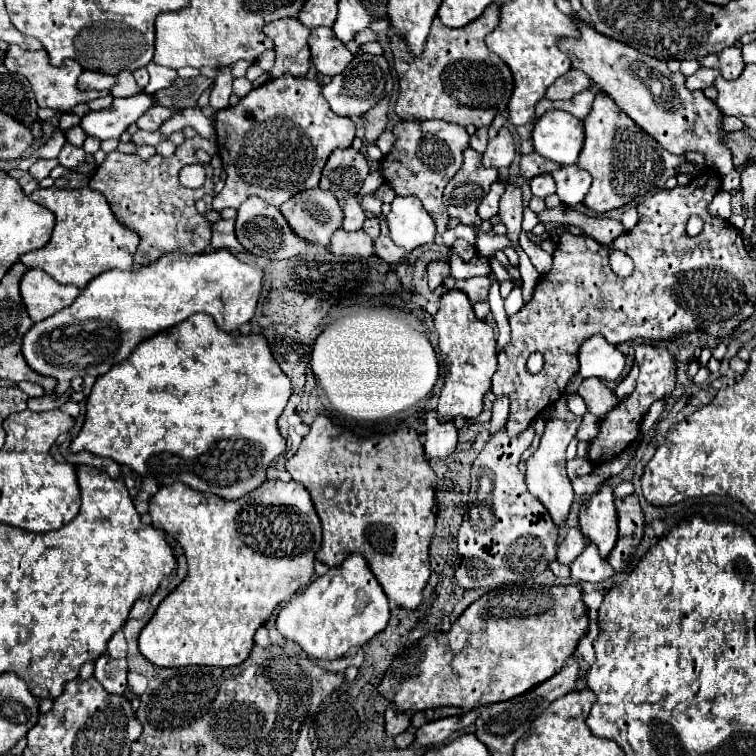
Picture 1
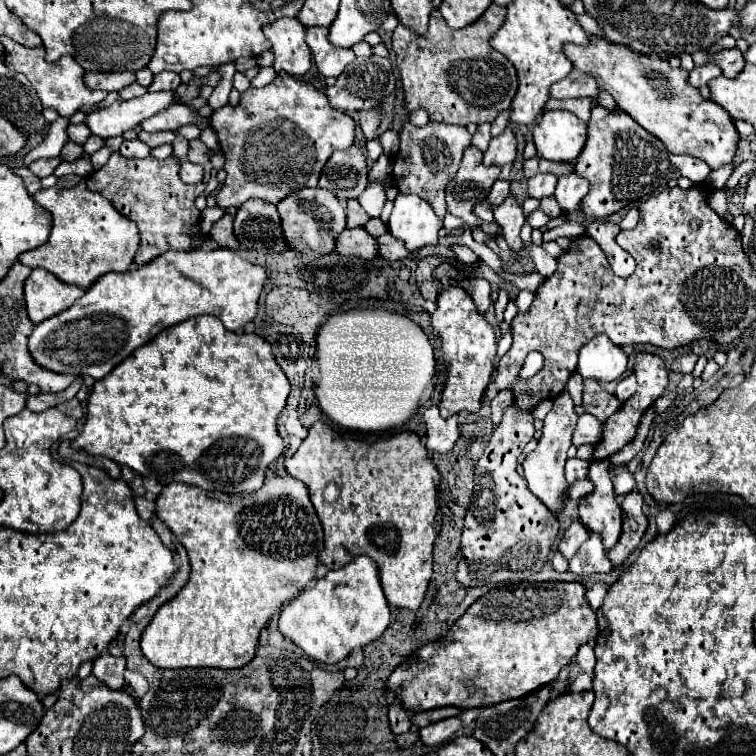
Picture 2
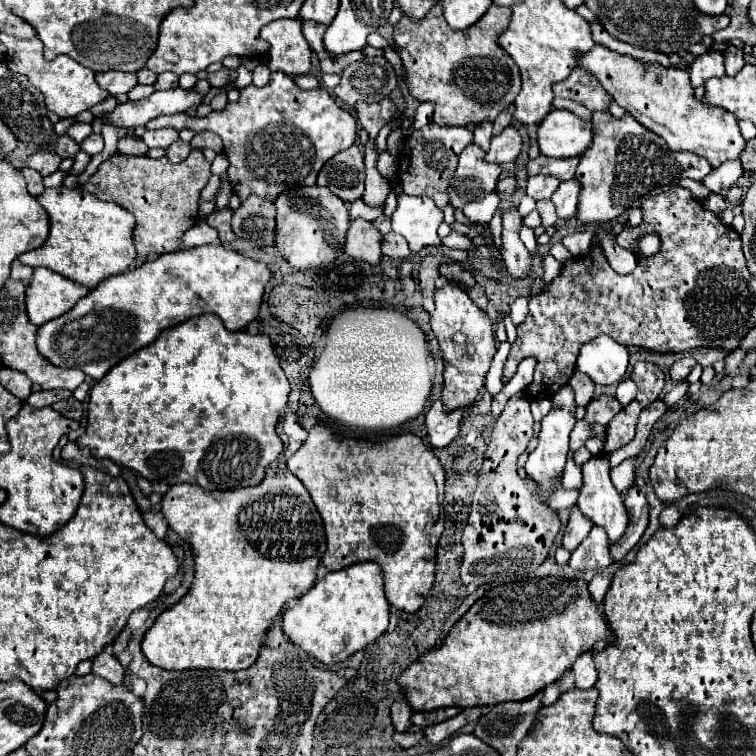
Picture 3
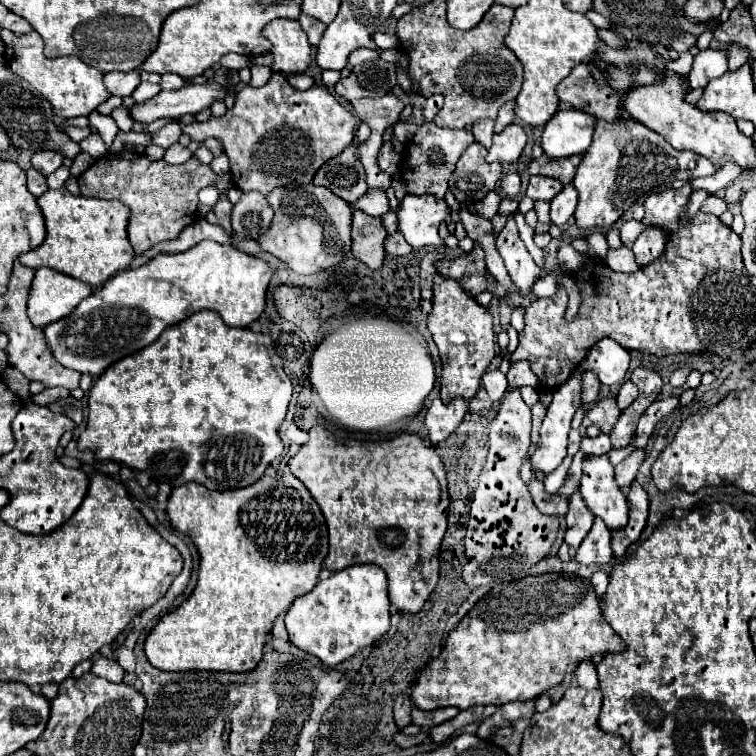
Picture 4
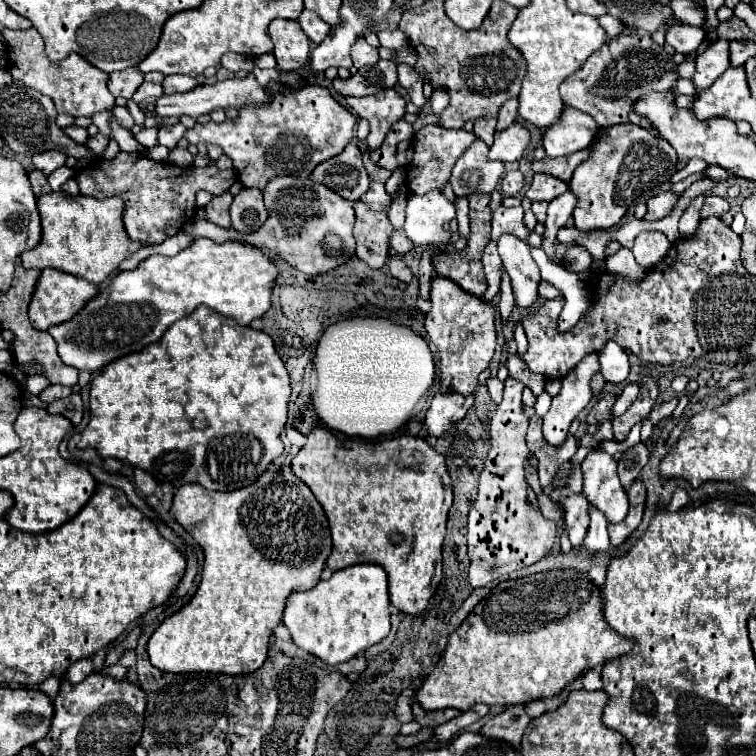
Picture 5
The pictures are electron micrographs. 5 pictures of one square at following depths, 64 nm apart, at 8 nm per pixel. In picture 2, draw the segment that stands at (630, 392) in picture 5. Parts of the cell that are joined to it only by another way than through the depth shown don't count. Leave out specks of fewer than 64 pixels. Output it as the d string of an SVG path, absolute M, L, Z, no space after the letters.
M630 374L628 378L620 380L616 386L616 398L620 402L626 402L634 392L636 392L636 374Z

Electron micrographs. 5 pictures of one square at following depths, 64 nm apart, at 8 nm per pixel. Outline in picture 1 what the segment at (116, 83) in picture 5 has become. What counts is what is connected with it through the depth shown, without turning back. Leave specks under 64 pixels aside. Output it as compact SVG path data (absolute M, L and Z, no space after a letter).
M84 70L84 72L80 74L78 88L80 88L80 90L110 90L114 82L116 82L116 76L108 76L108 74Z

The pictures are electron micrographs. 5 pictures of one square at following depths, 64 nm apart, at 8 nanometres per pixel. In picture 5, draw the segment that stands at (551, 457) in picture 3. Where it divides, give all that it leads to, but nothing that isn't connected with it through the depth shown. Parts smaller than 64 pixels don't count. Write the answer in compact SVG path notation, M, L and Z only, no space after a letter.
M588 354L580 364L562 378L562 390L554 396L548 414L544 416L544 438L550 446L560 448L568 436L572 420L592 400L590 378L598 372L598 356Z

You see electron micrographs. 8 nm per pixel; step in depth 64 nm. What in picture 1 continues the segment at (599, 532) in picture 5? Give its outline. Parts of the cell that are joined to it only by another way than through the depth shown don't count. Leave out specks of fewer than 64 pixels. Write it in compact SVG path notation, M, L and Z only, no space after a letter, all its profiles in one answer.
M588 544L584 548L584 552L572 562L570 568L572 568L572 580L574 582L598 584L598 582L608 580L614 574L612 566L604 558L600 558L594 544Z

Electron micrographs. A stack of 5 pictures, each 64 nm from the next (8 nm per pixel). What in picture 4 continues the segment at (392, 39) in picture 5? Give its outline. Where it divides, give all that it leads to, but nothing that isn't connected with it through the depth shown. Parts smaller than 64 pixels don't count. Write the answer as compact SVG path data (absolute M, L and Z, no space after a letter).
M374 34L372 40L376 42L378 48L396 48L400 42L398 42L398 36L388 36L388 34Z

